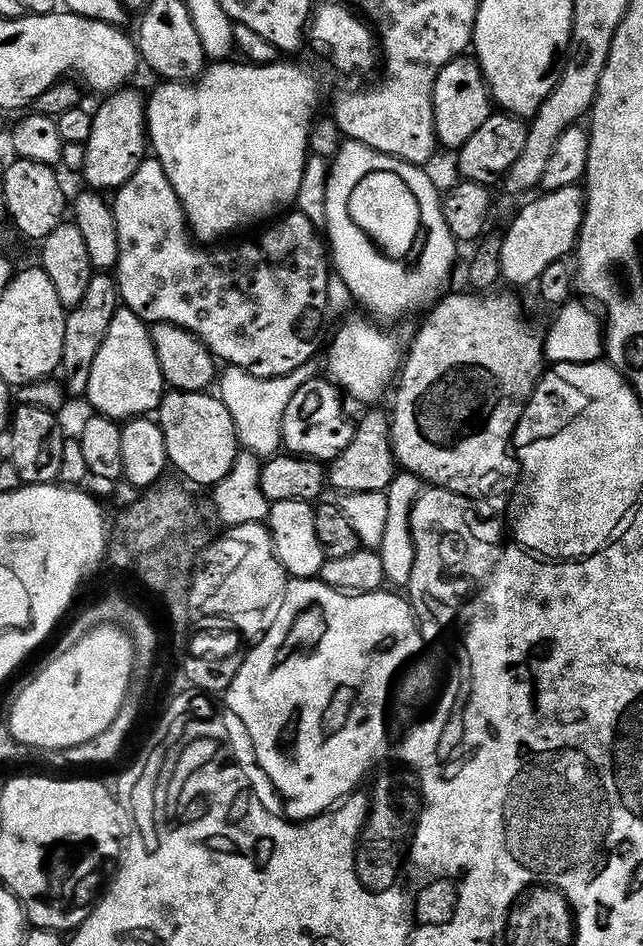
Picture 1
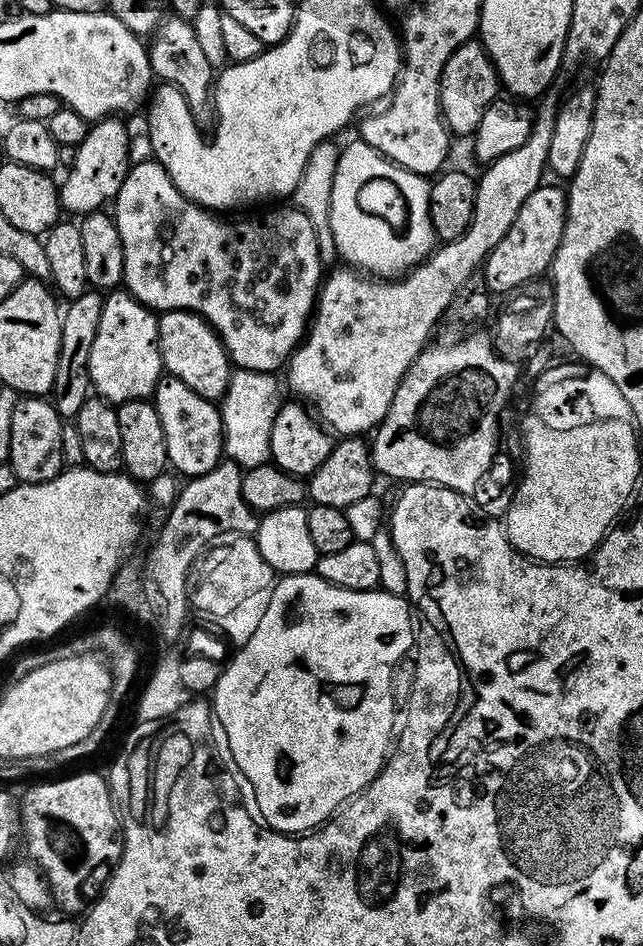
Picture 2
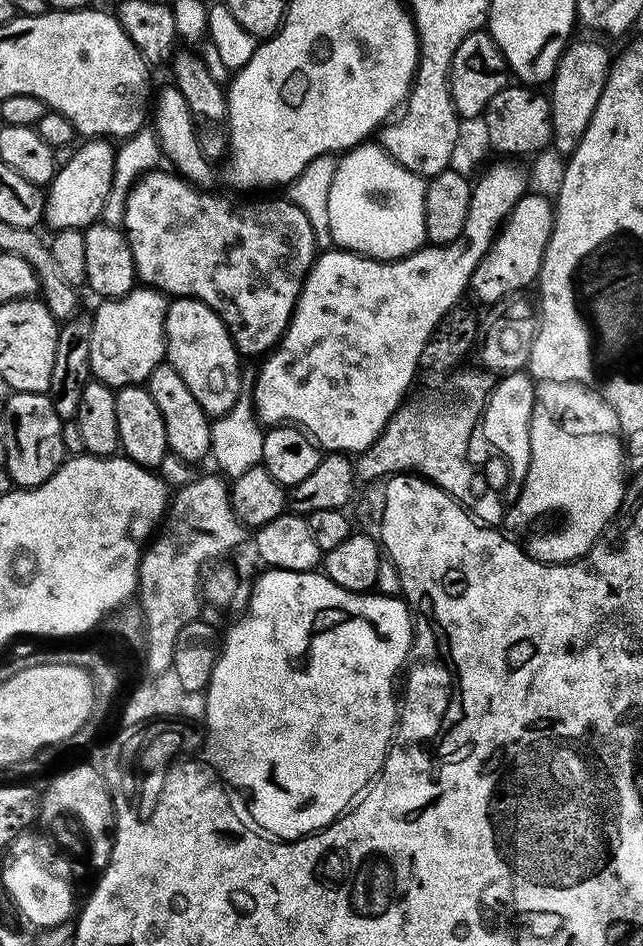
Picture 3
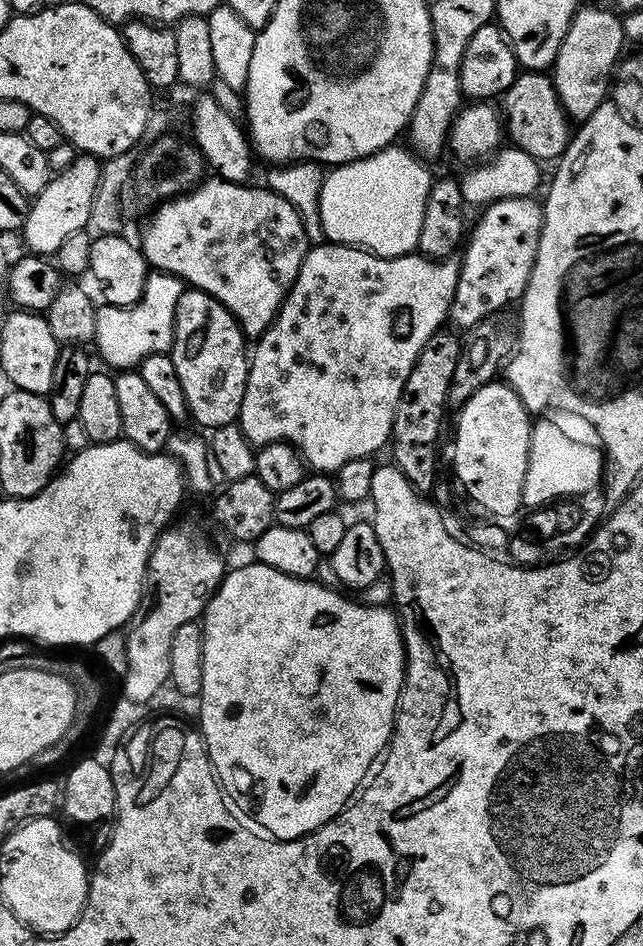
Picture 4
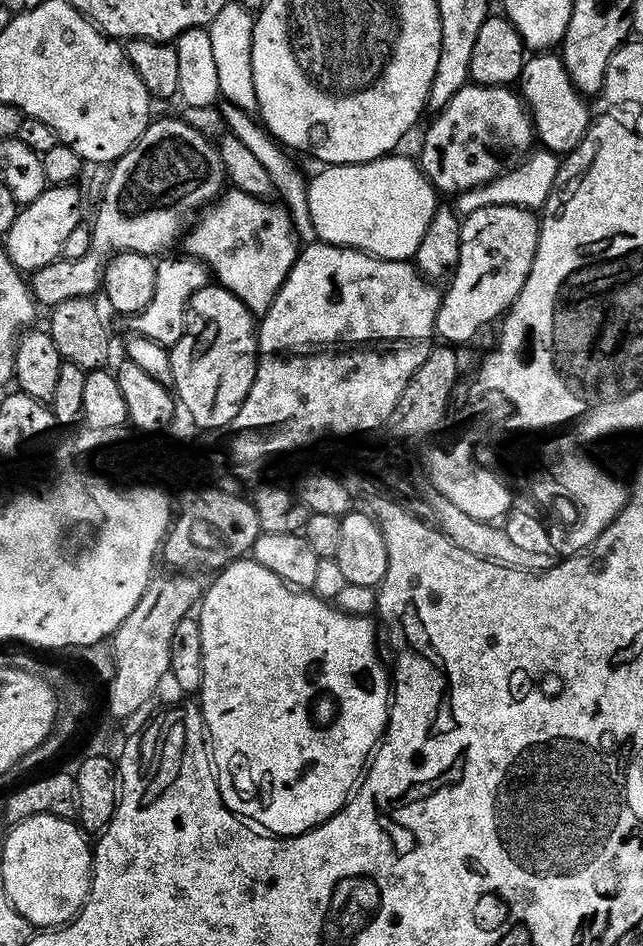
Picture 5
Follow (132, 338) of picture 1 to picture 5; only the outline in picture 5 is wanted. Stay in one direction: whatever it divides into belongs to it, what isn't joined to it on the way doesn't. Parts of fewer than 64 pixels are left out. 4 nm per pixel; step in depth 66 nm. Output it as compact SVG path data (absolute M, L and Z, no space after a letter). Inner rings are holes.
M184 254L179 255L173 260L163 261L161 259L157 263L154 294L150 298L150 302L146 302L142 311L131 317L131 331L135 335L152 339L167 349L171 349L172 345L178 342L178 338L182 338L190 298L210 280L208 269L200 261L193 260Z

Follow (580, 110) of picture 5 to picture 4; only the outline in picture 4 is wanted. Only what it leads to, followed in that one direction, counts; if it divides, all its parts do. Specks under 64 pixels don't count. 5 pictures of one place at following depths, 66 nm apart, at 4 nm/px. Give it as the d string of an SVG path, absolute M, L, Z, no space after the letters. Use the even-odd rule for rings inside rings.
M521 71L514 82L506 89L502 97L502 124L515 147L526 150L535 160L541 162L559 161L568 148L568 142L574 135L573 125L564 112L562 102L552 85L551 75L547 71Z

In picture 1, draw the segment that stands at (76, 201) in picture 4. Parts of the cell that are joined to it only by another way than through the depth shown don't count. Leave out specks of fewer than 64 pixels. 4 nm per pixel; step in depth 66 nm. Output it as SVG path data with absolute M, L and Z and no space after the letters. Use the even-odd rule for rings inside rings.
M125 86L109 92L92 112L90 138L84 143L84 166L82 176L89 189L115 190L121 188L138 170L141 160L146 156L146 100L142 95Z

